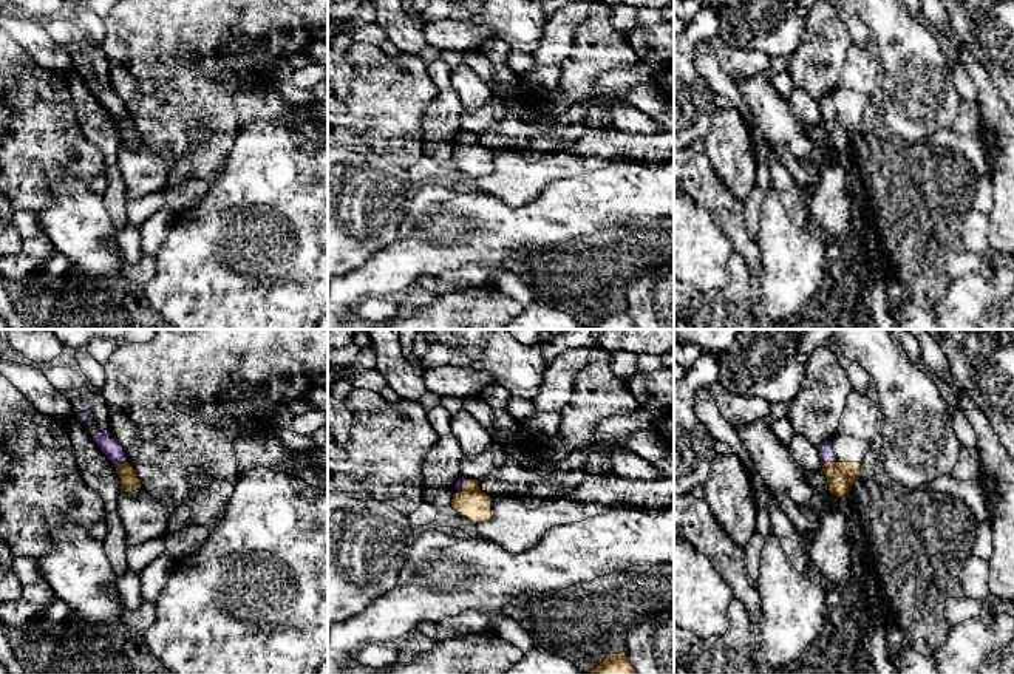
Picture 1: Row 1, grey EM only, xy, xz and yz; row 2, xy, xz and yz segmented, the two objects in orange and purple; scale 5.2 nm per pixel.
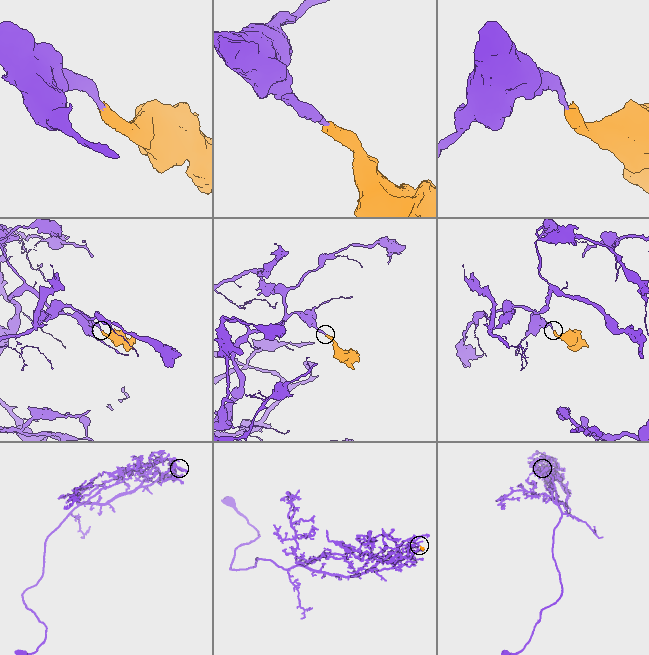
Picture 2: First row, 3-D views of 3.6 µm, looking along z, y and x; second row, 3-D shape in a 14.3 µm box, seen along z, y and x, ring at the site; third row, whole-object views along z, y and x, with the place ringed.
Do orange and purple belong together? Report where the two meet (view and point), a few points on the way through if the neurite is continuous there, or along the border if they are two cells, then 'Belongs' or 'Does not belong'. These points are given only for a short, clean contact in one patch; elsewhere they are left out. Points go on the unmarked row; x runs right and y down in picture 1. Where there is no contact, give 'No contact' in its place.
Touches orange at yz (829, 116). Path across: yz (840, 130), (829, 116), (826, 105). Belongs

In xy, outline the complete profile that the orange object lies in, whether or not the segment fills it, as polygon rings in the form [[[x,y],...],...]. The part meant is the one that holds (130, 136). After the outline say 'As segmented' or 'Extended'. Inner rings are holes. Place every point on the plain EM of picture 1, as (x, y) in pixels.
[[[97,85],[93,90],[93,94],[99,100],[99,104],[107,110],[107,113],[116,121],[116,127],[121,133],[121,145],[133,147],[142,141],[134,122],[128,117],[128,110],[124,100],[110,91],[110,85]]]. Extended

